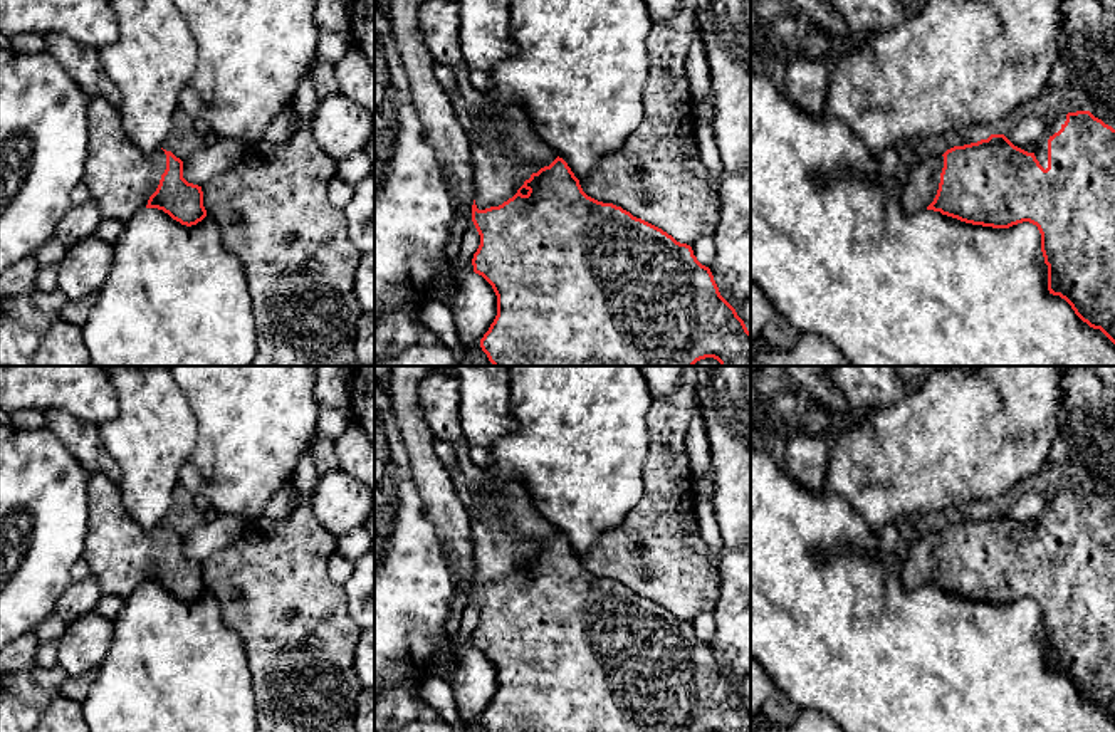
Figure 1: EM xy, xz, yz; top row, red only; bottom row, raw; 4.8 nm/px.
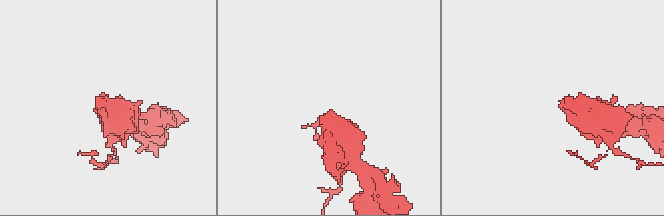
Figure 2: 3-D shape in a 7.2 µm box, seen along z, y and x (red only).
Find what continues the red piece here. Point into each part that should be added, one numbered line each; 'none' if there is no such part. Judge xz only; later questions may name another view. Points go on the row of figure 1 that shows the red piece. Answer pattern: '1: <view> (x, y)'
1: xz (501, 156)

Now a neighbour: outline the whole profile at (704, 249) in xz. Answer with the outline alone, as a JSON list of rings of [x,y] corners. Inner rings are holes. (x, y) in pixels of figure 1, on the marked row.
[[[705,235],[700,237],[695,243],[690,245],[694,250],[694,255],[697,257],[697,260],[705,265],[705,267],[712,267],[715,255],[717,255],[717,245],[714,240],[714,235]]]

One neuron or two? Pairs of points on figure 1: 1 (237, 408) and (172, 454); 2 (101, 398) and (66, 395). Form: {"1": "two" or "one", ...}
{"1": "two", "2": "one"}

